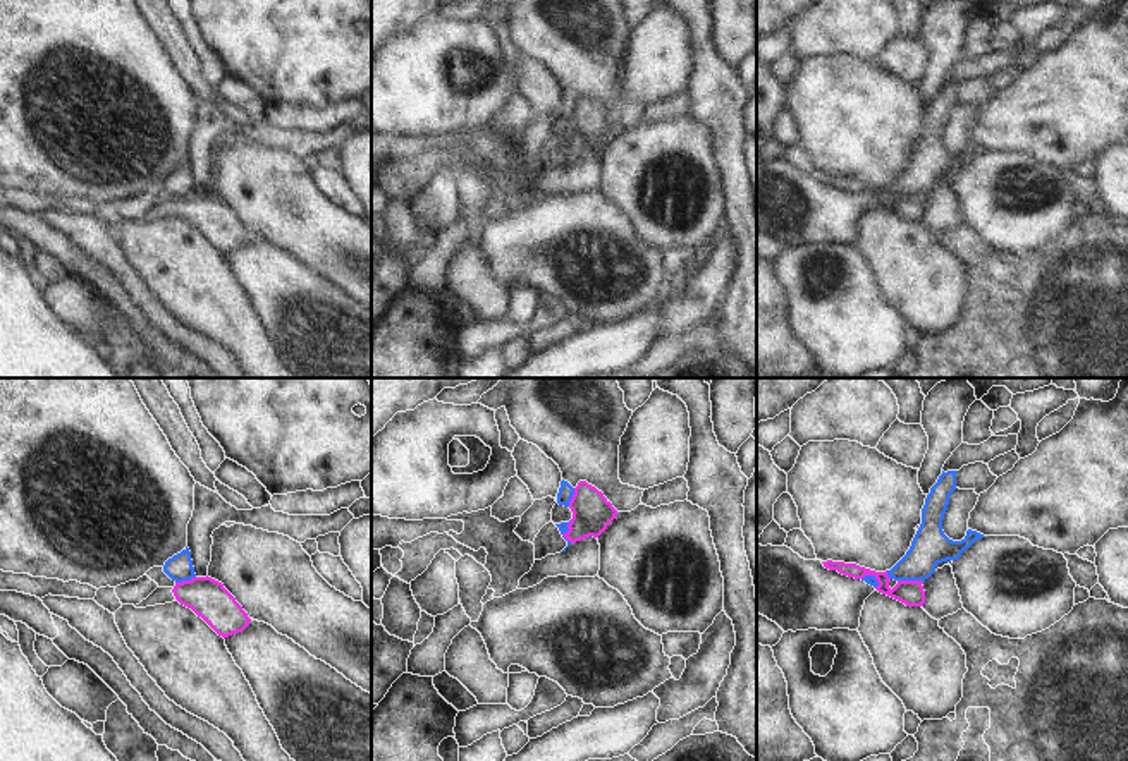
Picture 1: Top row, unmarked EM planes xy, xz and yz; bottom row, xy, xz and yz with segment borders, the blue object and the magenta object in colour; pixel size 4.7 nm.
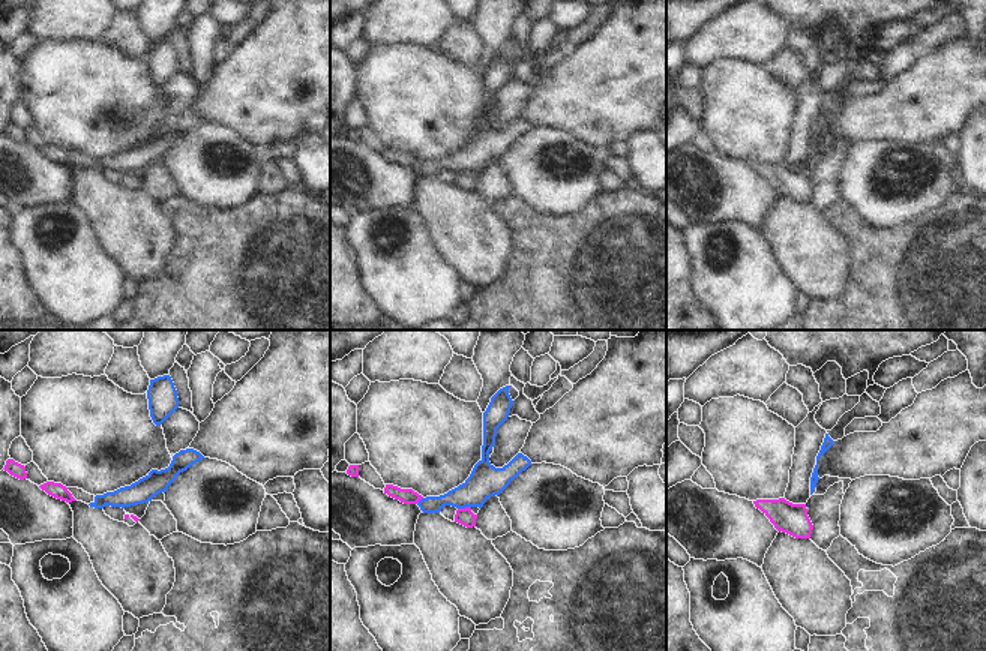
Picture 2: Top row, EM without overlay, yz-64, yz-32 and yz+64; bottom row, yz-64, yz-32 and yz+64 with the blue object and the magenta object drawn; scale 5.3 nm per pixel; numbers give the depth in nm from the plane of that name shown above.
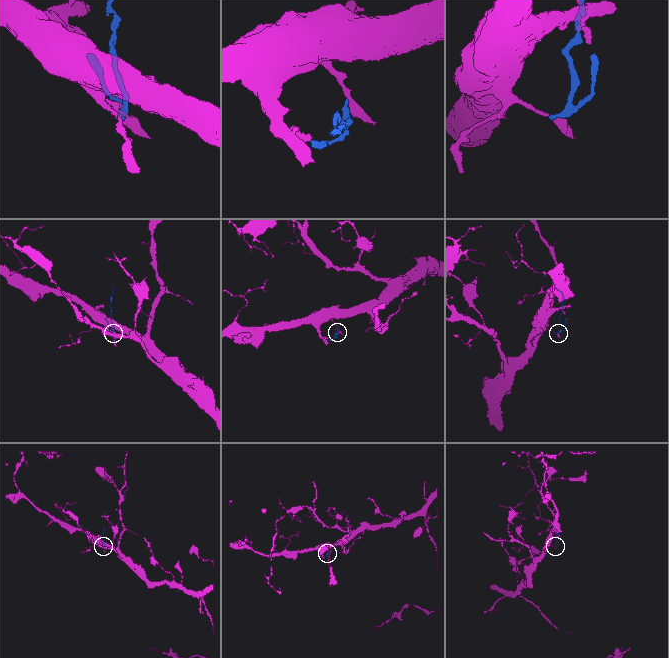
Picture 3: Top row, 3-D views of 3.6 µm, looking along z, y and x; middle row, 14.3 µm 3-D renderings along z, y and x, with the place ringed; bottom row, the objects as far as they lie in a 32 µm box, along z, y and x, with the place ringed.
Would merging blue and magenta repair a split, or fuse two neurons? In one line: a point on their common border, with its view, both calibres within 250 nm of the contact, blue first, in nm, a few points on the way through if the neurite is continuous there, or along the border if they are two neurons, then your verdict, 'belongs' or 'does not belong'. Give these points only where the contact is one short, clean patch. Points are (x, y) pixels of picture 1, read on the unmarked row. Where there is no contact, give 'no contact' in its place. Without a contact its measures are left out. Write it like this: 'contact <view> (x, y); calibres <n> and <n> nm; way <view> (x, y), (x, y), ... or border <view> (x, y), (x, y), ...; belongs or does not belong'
contact yz (910, 194); calibres 170 and 120 nm; border yz (898, 194), (920, 196); does not belong

